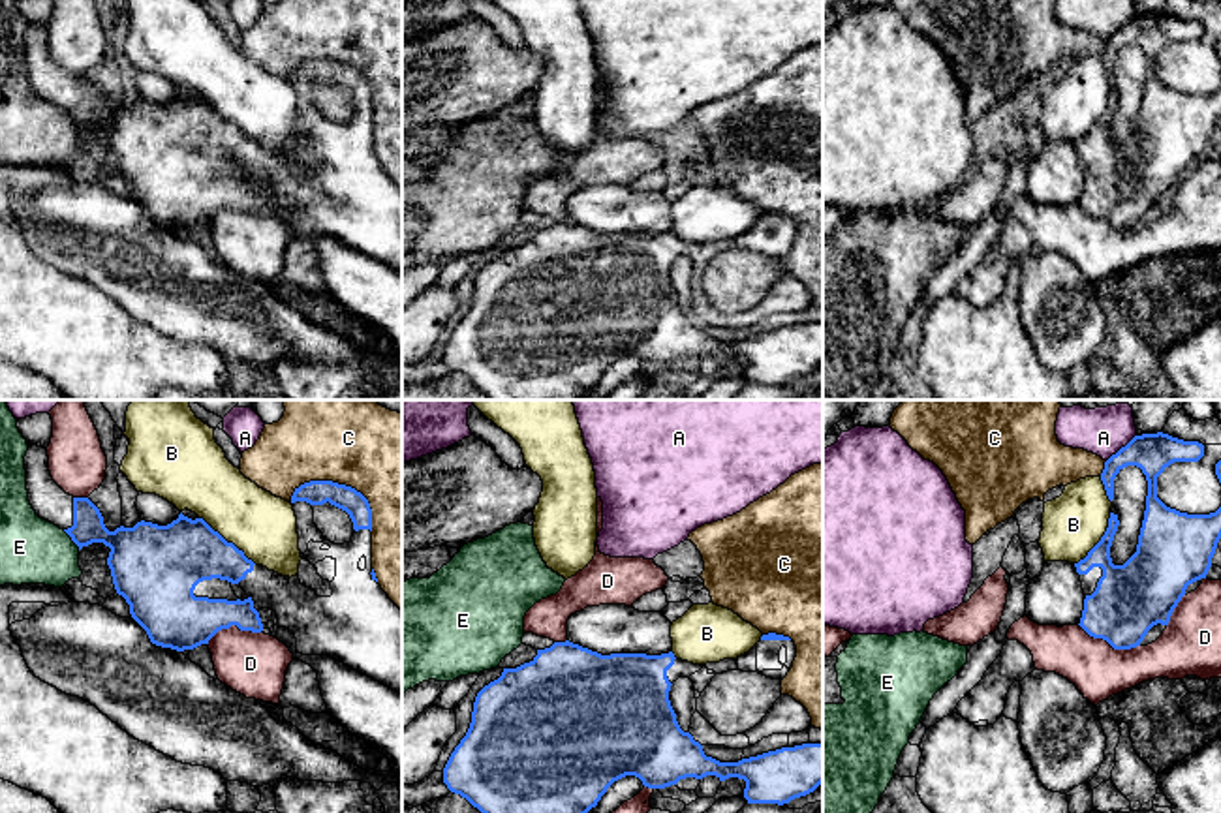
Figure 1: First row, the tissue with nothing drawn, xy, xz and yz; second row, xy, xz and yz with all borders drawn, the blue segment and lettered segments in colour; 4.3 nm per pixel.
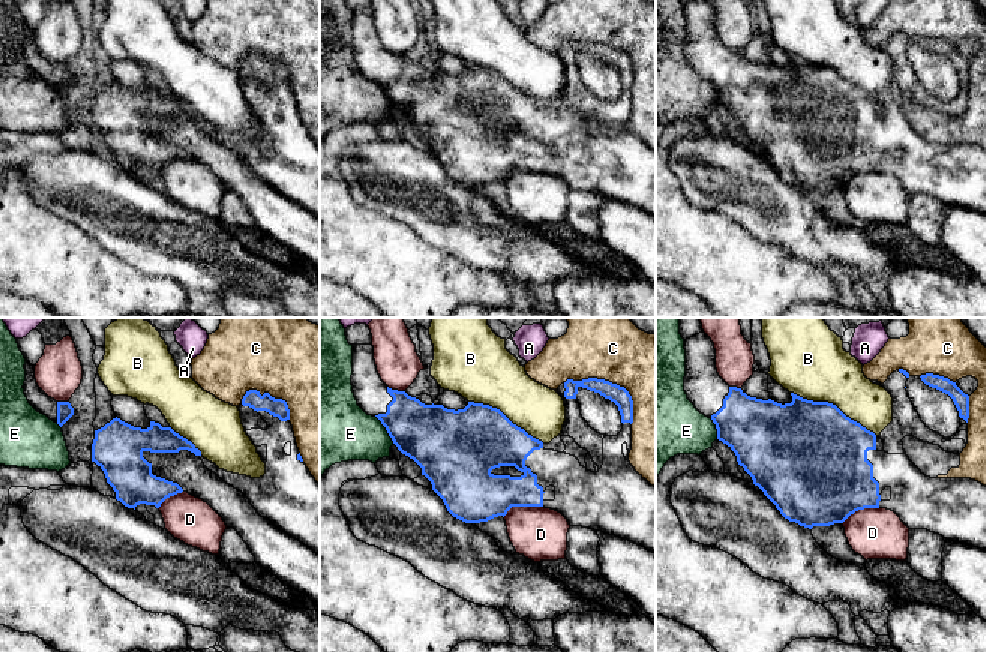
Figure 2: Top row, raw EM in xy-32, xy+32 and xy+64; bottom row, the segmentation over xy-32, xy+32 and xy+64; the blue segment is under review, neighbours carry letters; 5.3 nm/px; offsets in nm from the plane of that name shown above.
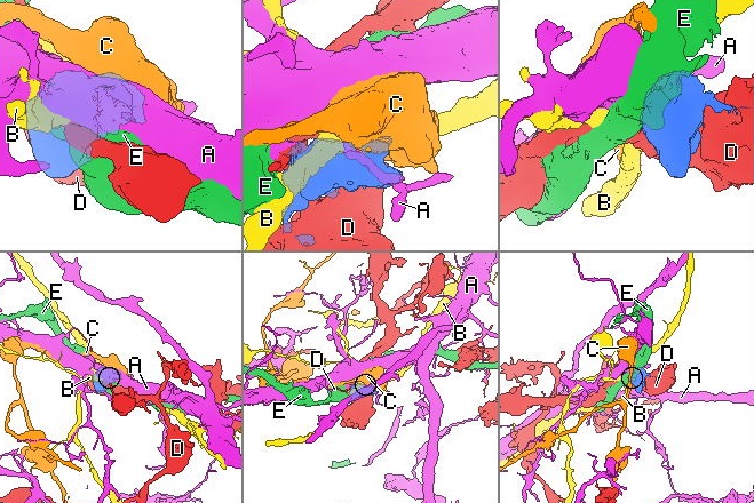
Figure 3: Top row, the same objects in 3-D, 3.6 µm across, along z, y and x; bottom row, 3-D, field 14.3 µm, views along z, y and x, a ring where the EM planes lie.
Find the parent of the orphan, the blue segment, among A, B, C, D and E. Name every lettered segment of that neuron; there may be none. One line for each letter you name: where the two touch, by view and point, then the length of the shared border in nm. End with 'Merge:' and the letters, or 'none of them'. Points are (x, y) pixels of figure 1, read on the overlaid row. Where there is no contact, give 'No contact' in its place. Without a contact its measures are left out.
Merge: none of them

